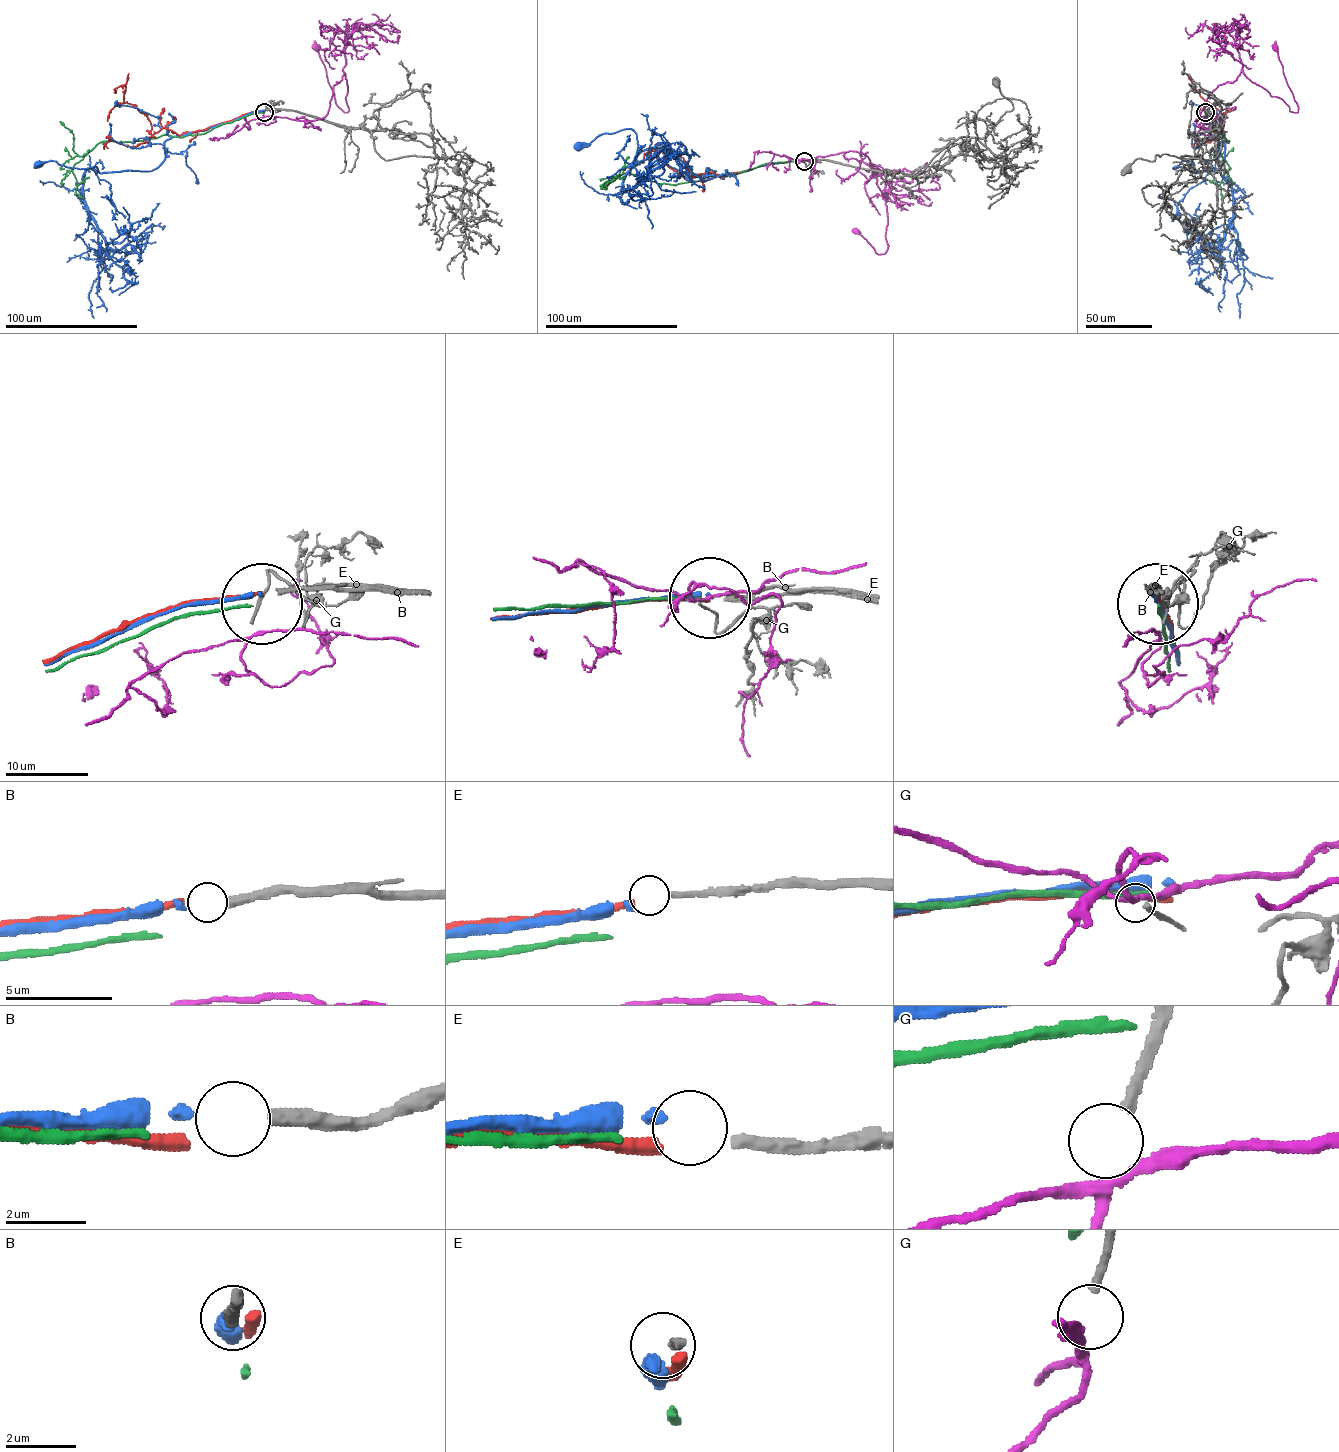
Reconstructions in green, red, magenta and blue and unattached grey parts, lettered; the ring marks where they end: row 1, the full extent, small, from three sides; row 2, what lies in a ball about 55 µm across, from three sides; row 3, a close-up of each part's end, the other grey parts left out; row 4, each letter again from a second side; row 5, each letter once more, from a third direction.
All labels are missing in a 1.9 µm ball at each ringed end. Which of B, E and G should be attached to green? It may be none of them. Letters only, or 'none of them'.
none of them

